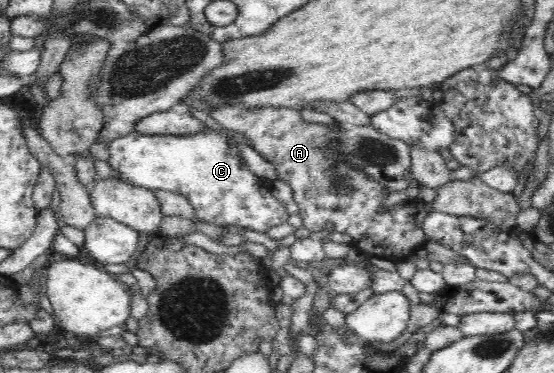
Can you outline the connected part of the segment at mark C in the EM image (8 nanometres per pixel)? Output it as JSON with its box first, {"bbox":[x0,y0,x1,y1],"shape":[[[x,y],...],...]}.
{"bbox":[108,128,290,233],"shape":[[[209,128],[201,134],[185,136],[143,135],[134,130],[127,136],[109,142],[109,153],[108,163],[113,171],[117,171],[117,180],[149,190],[161,189],[181,194],[193,206],[196,217],[205,222],[223,227],[237,225],[266,233],[275,225],[287,223],[287,218],[290,217],[285,203],[275,199],[269,187],[265,187],[264,178],[251,172],[240,158],[239,151],[235,143],[229,139],[229,135],[219,134]]]}

